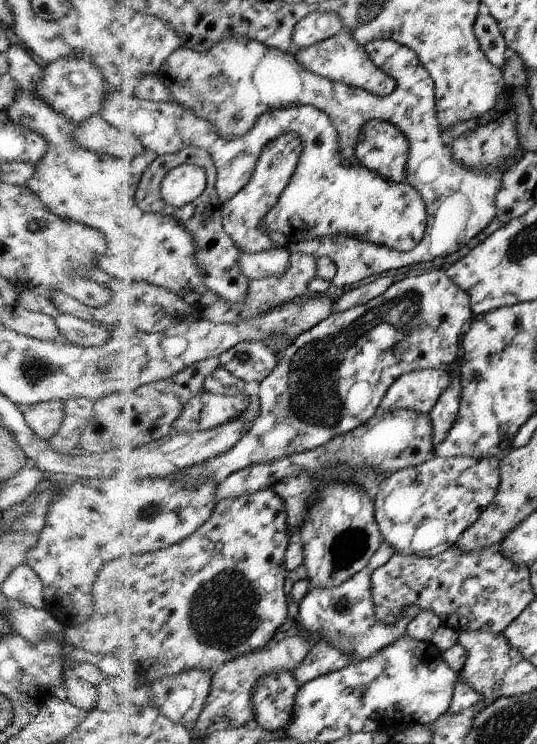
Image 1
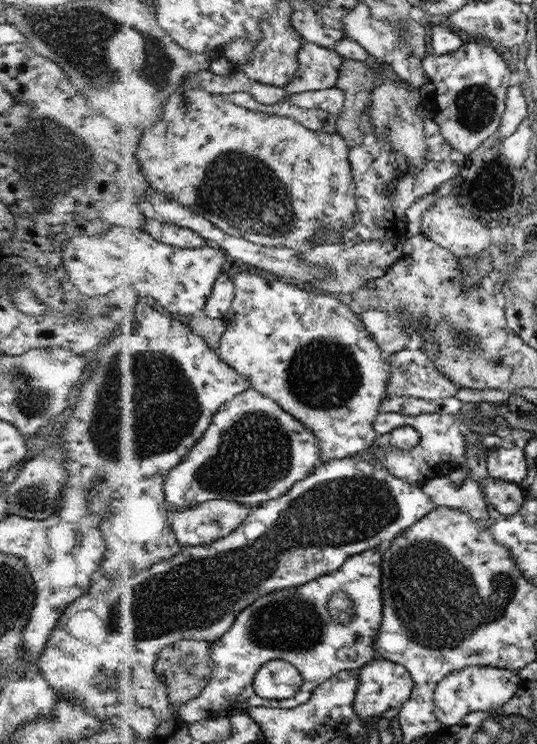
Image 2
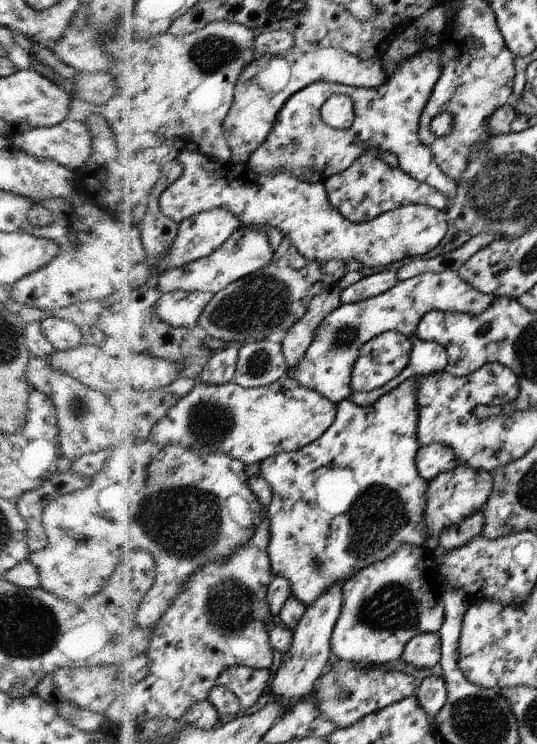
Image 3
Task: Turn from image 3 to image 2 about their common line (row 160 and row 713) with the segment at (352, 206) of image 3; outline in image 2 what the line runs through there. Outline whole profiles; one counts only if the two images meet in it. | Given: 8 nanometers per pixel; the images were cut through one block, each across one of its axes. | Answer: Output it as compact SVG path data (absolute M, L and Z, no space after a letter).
M374 658L359 670L354 708L367 722L385 710L396 711L412 692L412 679L402 665Z

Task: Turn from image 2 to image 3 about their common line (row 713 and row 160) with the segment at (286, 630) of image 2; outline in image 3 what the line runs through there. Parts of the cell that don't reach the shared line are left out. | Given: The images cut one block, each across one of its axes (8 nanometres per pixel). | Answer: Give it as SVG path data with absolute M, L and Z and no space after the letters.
M189 149L180 152L179 160L184 164L183 176L168 185L160 198L165 216L180 225L201 212L225 208L233 212L243 225L280 228L284 236L292 239L300 253L313 262L335 259L348 262L354 259L369 268L389 266L403 258L429 252L439 244L447 230L447 215L436 207L403 205L372 221L357 224L333 208L324 182L305 182L287 170L261 178L255 175L249 164L235 164L232 158L222 161Z

